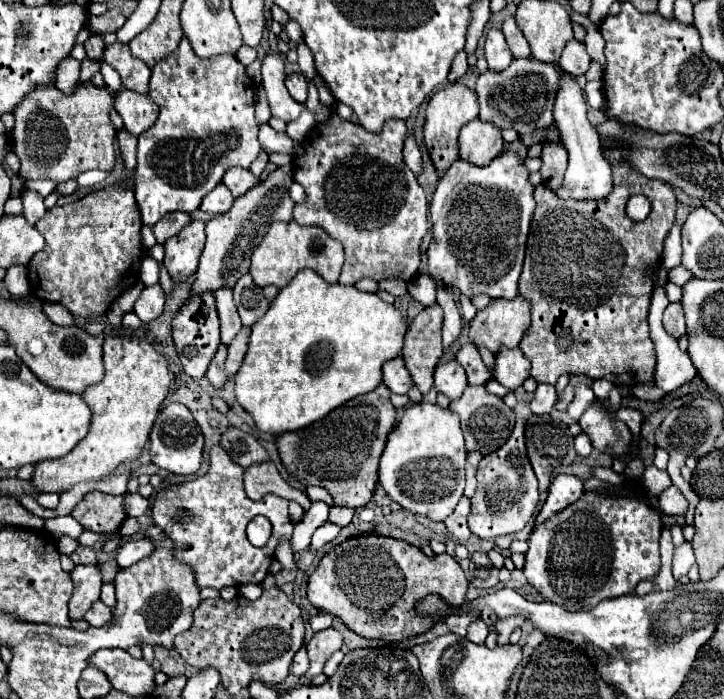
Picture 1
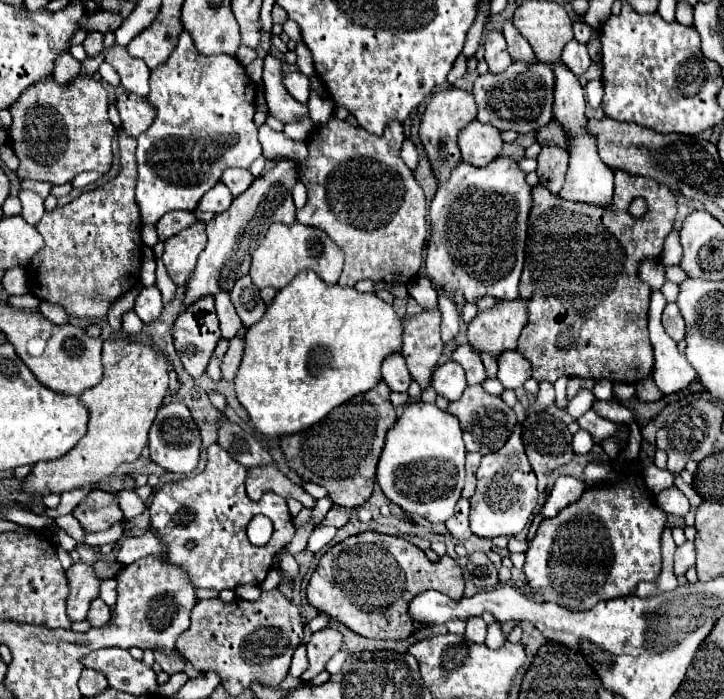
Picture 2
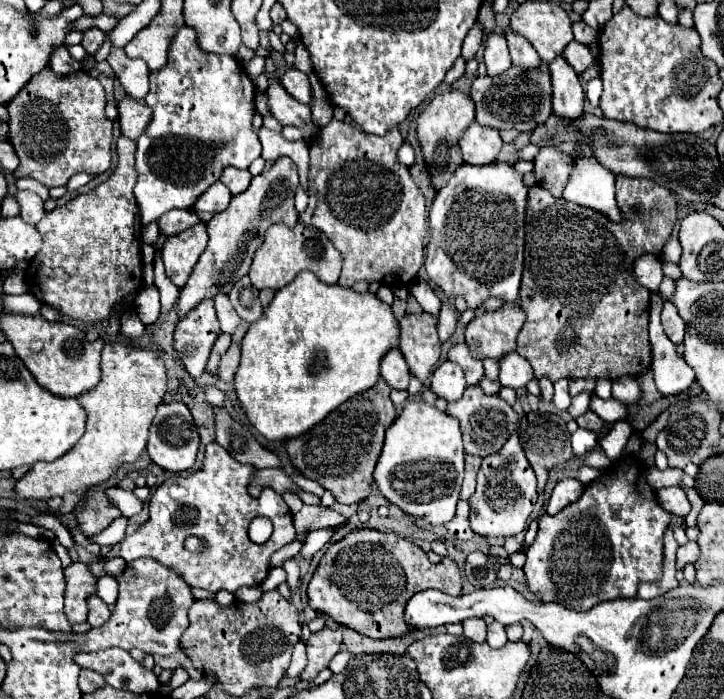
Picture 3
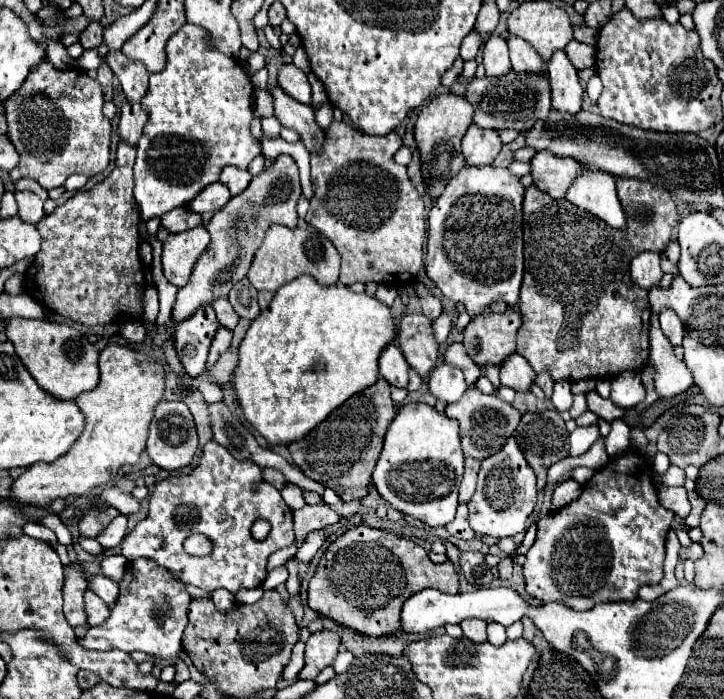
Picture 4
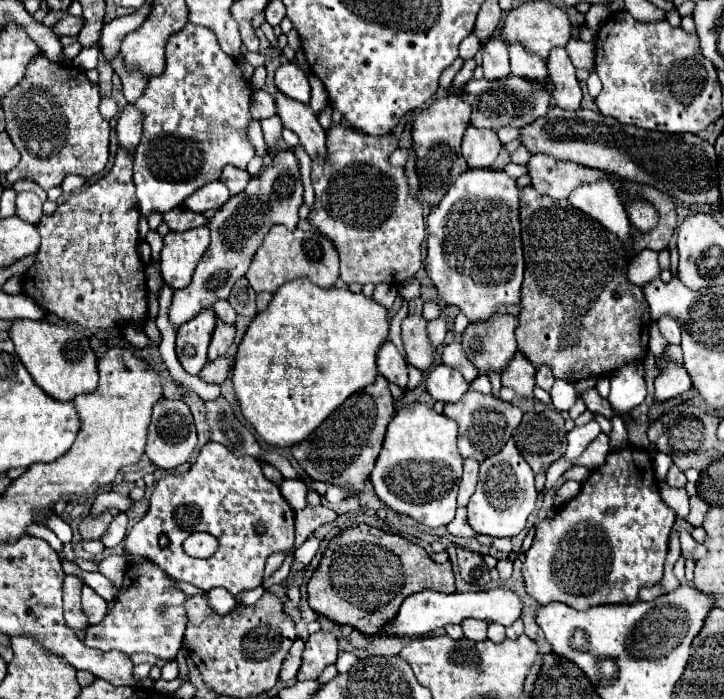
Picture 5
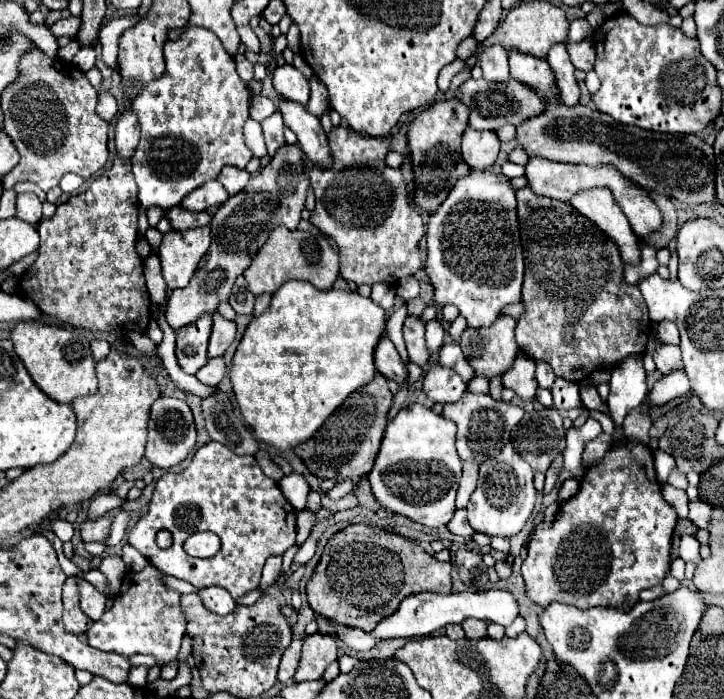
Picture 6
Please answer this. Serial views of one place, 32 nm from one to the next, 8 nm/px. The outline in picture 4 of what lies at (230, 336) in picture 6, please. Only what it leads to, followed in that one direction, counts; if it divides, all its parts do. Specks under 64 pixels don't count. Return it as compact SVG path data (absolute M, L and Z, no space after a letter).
M220 326L214 340L212 340L212 346L210 346L210 354L208 354L208 366L212 366L220 354L224 354L228 348L230 348L230 342L232 342L232 330Z

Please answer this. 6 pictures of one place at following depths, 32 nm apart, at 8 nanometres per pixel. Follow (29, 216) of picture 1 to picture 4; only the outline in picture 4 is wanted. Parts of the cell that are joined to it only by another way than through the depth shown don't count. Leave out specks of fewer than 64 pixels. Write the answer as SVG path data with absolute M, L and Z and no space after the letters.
M16 192L16 202L18 202L18 216L24 222L38 224L40 218L44 216L42 200L34 192Z

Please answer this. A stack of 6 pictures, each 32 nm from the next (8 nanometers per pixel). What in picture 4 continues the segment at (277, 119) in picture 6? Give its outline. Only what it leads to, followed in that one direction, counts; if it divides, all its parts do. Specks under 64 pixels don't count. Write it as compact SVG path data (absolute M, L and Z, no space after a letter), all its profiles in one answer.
M270 116L270 118L262 118L262 130L264 130L264 134L266 134L266 136L274 138L274 136L280 136L282 124L280 124L274 116Z

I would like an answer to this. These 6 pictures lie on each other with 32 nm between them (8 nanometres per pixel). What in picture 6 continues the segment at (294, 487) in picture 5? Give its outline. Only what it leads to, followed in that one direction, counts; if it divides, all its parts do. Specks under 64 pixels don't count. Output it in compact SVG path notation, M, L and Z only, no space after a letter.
M292 470L292 472L286 474L278 484L280 484L286 500L288 500L296 510L302 510L302 508L306 506L306 498L308 498L308 494L310 494L310 486L308 486L304 474Z

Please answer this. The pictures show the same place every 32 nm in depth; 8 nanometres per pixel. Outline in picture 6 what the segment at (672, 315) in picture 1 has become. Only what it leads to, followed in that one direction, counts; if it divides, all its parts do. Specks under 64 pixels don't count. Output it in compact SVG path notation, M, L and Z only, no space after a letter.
M660 322L658 324L658 336L664 344L678 344L680 342L680 336L678 336L678 328L670 322Z

